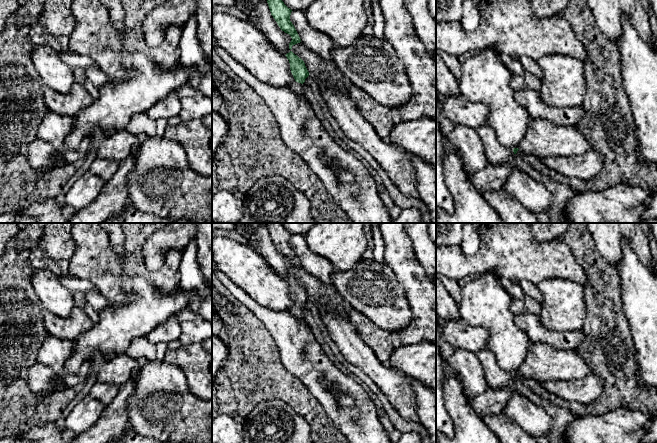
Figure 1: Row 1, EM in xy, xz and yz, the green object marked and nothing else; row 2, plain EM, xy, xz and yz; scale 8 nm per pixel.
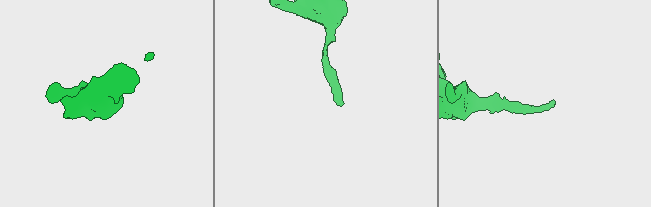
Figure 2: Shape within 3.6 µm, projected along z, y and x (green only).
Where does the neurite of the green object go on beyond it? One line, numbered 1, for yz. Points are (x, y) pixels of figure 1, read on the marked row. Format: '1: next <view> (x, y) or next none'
1: next none

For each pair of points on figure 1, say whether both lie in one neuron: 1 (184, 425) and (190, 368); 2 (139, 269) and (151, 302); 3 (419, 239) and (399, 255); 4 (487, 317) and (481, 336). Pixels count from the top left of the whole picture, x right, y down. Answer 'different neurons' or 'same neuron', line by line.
1: different neurons
2: different neurons
3: different neurons
4: different neurons

